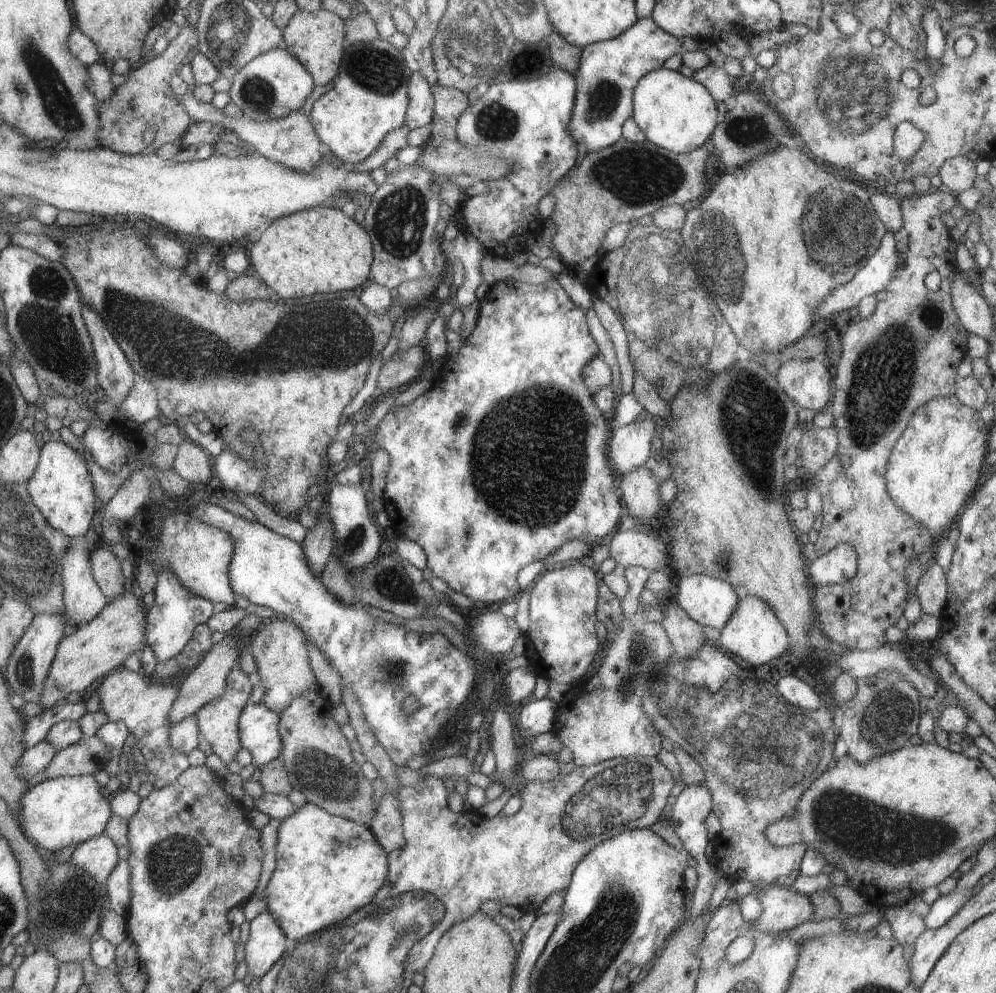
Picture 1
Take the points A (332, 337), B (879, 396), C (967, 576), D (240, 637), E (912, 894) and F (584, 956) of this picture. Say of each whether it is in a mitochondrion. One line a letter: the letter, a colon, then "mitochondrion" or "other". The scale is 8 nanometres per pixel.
A: mitochondrion
B: mitochondrion
C: mitochondrion
D: other
E: other
F: mitochondrion

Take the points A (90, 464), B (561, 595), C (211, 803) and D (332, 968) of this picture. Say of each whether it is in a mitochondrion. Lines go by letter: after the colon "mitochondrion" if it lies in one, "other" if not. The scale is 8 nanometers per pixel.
A: other
B: mitochondrion
C: other
D: mitochondrion

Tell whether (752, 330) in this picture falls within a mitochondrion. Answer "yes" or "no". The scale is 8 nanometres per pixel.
no

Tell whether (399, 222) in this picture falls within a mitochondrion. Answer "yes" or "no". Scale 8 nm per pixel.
yes

